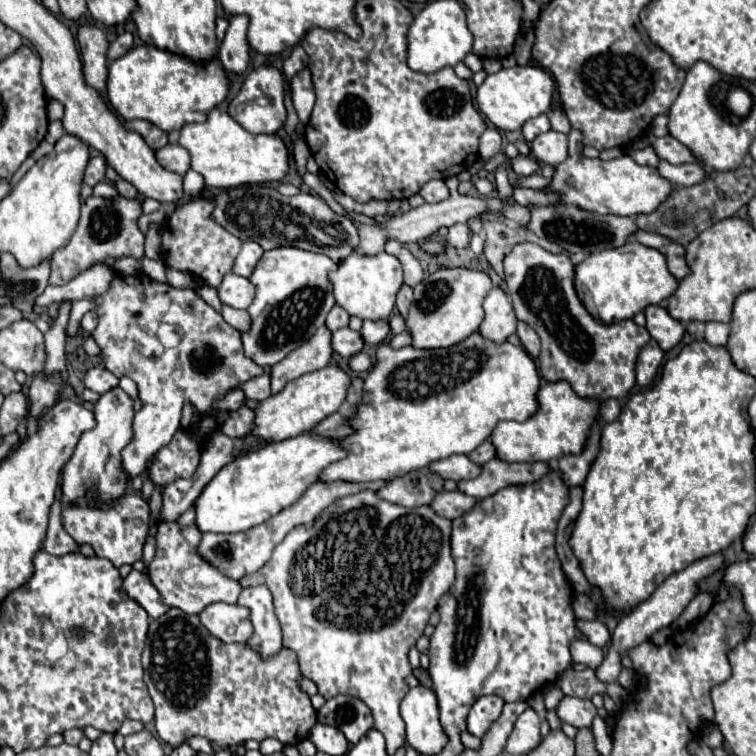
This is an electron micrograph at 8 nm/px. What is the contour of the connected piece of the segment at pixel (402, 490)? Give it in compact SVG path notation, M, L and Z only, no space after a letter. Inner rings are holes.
M410 471L404 477L386 483L376 491L376 495L402 507L420 507L428 505L430 499L434 499L436 491L430 487L424 471Z

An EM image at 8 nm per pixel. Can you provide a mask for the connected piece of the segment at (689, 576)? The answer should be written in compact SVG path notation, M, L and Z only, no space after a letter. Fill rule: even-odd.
M716 553L716 555L710 555L706 559L700 559L696 563L692 563L690 567L686 567L684 571L680 573L674 573L670 575L646 601L642 601L640 605L636 605L630 613L626 613L618 627L614 629L612 633L612 643L608 647L608 653L604 657L604 661L600 663L600 667L596 667L596 677L602 681L602 683L614 683L622 671L622 655L626 655L630 649L634 649L636 645L644 643L646 639L650 639L658 629L662 627L668 627L676 621L676 617L684 611L684 607L690 603L690 599L696 595L696 583L704 577L708 577L710 573L714 573L716 569L720 569L724 563L722 555Z

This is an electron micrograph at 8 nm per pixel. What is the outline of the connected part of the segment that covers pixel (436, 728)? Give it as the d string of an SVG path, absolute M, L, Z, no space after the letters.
M418 685L408 691L400 705L406 723L406 743L420 755L438 755L448 737L438 719L438 701L434 691Z

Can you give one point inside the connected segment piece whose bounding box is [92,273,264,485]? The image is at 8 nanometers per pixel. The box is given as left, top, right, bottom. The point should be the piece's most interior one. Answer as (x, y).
(176, 348)

